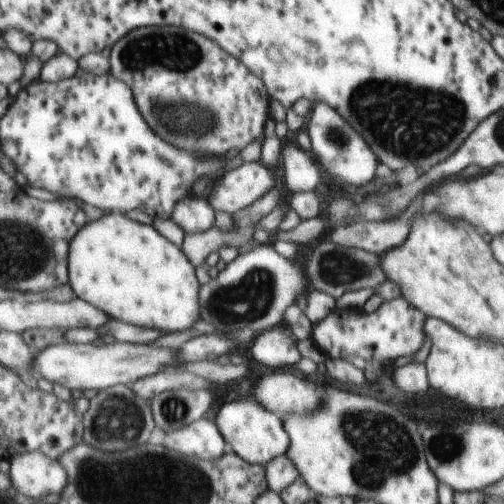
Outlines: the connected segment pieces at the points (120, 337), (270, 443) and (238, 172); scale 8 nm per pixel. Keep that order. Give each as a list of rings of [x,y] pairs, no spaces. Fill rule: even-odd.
[[[117,319],[107,322],[105,326],[97,329],[101,336],[113,336],[115,342],[120,343],[152,343],[162,335],[169,332],[163,330],[155,330],[155,328],[143,328],[143,326],[135,326],[135,324],[123,322]]]
[[[255,399],[225,404],[223,408],[215,410],[214,419],[229,449],[254,465],[269,464],[273,458],[287,455],[291,448],[291,436],[283,426],[283,417],[267,410]]]
[[[259,161],[245,162],[217,179],[209,194],[209,203],[216,212],[237,214],[266,197],[275,188],[274,184],[271,168]]]

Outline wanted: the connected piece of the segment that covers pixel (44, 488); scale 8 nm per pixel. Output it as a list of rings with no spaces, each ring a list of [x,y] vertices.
[[[41,451],[15,454],[8,463],[11,485],[29,498],[39,499],[49,494],[61,497],[69,486],[69,474],[63,464]]]

